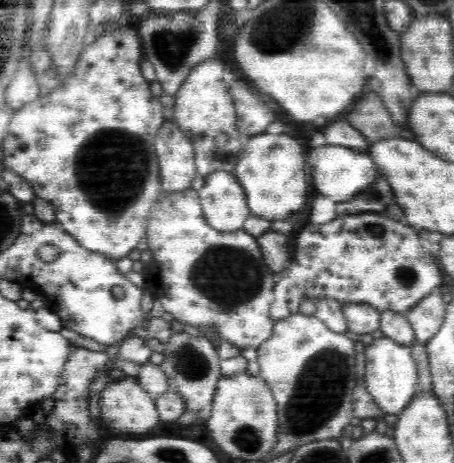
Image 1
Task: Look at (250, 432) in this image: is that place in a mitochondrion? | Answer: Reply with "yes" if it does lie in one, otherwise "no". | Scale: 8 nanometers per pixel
yes

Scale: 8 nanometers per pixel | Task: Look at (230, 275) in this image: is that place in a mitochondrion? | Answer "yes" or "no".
yes

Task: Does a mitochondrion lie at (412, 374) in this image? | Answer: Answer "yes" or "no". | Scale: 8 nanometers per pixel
no

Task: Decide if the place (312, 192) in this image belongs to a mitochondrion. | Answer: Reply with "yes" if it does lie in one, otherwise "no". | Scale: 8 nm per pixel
no

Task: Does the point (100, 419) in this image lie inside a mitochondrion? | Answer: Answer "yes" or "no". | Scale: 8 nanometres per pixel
no

